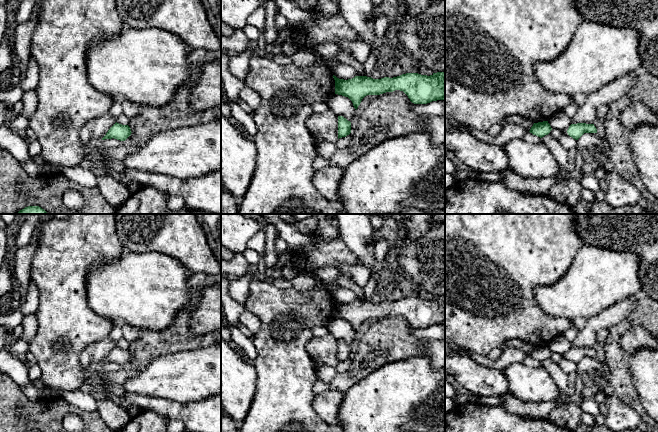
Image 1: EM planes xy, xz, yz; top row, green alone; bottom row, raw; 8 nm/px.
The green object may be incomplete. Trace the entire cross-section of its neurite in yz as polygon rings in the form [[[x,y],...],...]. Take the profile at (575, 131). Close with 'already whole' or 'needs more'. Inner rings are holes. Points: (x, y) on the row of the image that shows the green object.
[[[577,123],[571,124],[567,133],[573,139],[578,140],[584,133],[597,133],[597,129],[594,124]]]; already whole

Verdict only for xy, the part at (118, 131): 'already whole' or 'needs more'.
already whole

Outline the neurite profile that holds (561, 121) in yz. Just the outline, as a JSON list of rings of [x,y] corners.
[[[560,111],[554,114],[549,120],[552,129],[559,129],[562,132],[567,132],[569,126],[571,125],[572,118],[564,113],[564,111]]]

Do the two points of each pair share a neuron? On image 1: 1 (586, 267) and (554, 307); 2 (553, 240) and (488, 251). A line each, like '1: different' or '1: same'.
1: same
2: same

